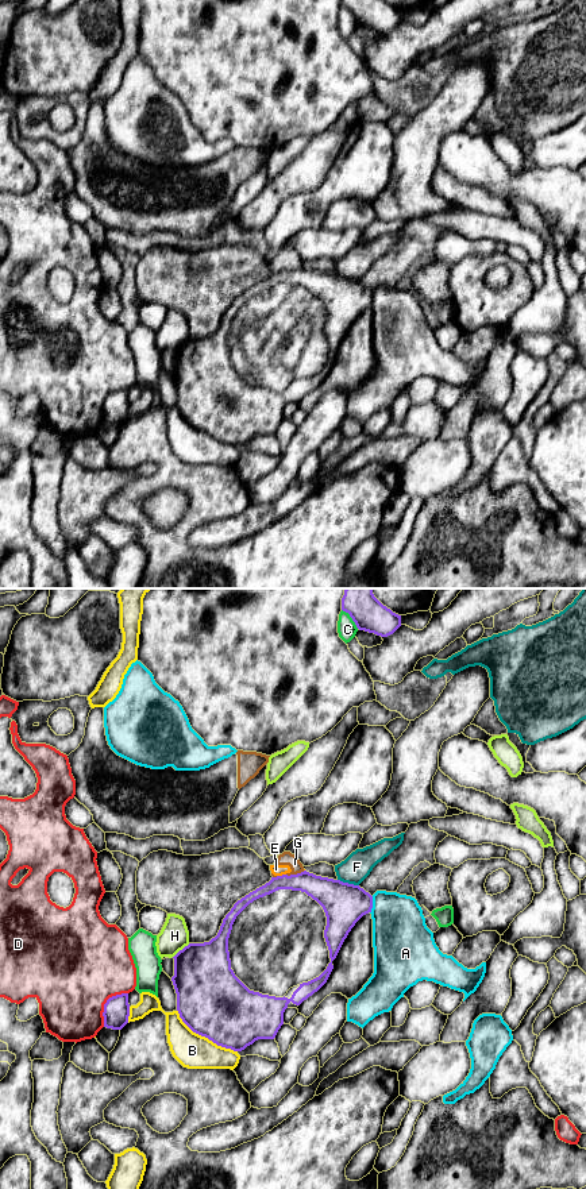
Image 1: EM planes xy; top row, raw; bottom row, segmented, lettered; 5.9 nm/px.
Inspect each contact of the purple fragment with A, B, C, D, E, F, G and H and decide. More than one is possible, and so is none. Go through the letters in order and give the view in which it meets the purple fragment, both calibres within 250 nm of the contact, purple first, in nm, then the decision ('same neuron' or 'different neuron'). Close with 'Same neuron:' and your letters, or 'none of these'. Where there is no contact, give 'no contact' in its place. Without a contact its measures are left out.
A: xy | 240/340 nm | different neuron
B: xy | 420/200 nm | different neuron
C: xy | 200/120 nm | different neuron
D: xy | 160/500 nm | different neuron
E: xy | 150/60 nm | different neuron
F: xy | 240/170 nm | different neuron
G: xy | 180/80 nm | different neuron
H: xy | 360/170 nm | different neuron
Same neuron: none of these

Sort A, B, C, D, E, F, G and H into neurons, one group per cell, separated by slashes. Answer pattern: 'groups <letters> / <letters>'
groups A / B / C / D / E G / F / H

